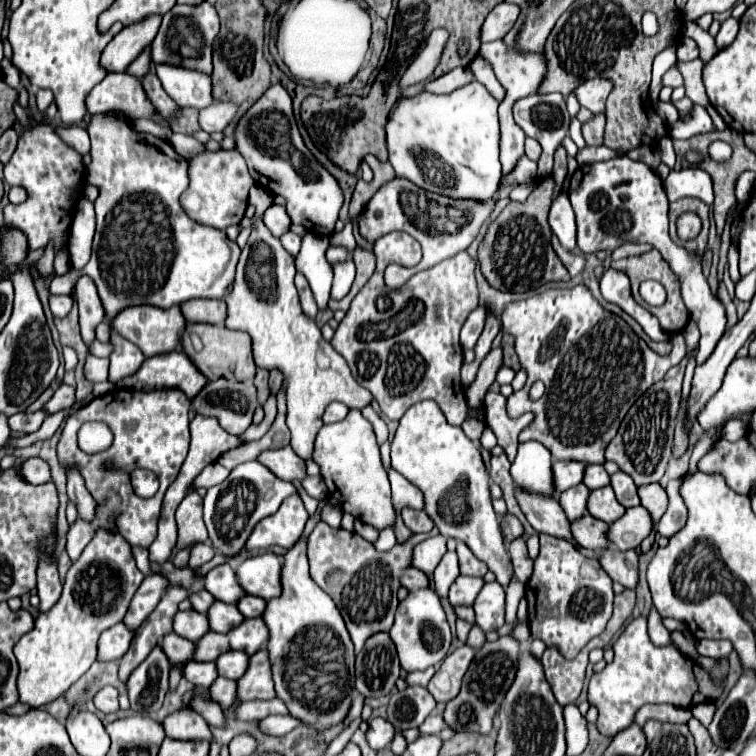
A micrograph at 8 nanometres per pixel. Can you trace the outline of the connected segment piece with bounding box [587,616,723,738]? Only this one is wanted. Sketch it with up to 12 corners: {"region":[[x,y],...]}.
{"region":[[633,618],[587,700],[613,738],[645,704],[693,708],[723,684]]}

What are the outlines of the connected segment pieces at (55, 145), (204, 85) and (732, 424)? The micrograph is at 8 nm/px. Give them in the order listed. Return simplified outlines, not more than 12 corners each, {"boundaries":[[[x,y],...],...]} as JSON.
{"boundaries":[[[51,124],[19,136],[3,180],[27,200],[3,230],[27,250],[69,244],[83,156]],[[155,64],[165,92],[183,108],[213,104],[207,74]],[[741,420],[723,426],[723,438],[737,440],[747,432]]]}

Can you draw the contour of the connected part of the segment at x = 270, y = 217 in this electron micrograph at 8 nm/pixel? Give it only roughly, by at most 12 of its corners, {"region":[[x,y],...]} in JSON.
{"region":[[277,204],[265,210],[263,222],[279,238],[291,226],[285,208]]}

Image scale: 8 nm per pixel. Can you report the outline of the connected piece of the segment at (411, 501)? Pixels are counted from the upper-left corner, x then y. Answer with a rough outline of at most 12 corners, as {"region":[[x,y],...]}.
{"region":[[389,468],[393,504],[405,506],[425,506],[417,486]]}

